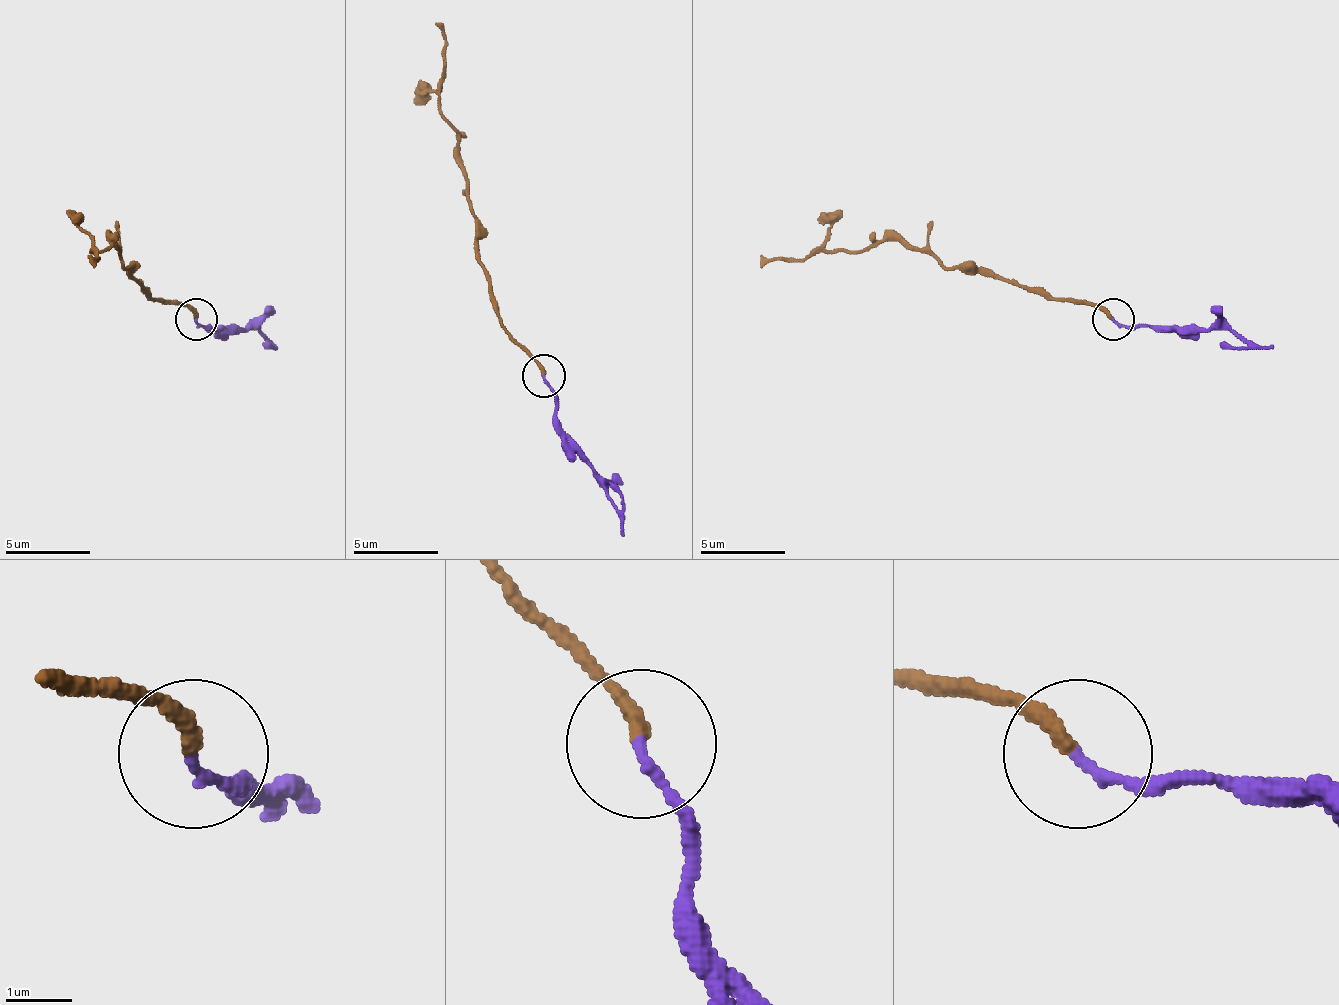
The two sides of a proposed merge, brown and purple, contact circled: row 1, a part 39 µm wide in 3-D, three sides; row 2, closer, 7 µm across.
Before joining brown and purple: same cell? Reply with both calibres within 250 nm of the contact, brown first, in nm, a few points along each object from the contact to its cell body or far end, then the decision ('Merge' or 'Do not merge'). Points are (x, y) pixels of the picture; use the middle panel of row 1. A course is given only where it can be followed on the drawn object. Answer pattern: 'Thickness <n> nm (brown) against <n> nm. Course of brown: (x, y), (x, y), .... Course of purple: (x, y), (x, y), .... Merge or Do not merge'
Thickness 240 nm (brown) against 140 nm. Course of brown: (545, 374), (498, 315), (476, 251), (472, 208), (459, 157), (459, 131), (438, 106), (446, 37), (434, 25). Course of purple: (545, 374), (557, 434), (617, 507), (621, 494), (609, 481). Do not merge

